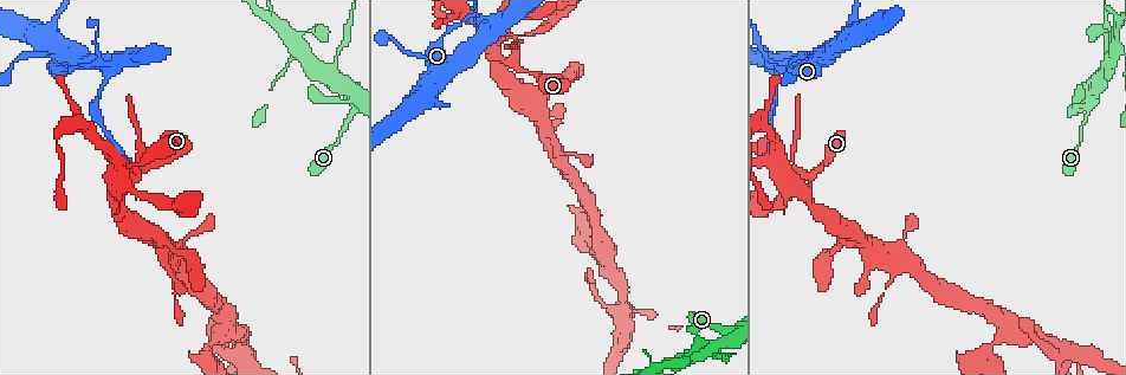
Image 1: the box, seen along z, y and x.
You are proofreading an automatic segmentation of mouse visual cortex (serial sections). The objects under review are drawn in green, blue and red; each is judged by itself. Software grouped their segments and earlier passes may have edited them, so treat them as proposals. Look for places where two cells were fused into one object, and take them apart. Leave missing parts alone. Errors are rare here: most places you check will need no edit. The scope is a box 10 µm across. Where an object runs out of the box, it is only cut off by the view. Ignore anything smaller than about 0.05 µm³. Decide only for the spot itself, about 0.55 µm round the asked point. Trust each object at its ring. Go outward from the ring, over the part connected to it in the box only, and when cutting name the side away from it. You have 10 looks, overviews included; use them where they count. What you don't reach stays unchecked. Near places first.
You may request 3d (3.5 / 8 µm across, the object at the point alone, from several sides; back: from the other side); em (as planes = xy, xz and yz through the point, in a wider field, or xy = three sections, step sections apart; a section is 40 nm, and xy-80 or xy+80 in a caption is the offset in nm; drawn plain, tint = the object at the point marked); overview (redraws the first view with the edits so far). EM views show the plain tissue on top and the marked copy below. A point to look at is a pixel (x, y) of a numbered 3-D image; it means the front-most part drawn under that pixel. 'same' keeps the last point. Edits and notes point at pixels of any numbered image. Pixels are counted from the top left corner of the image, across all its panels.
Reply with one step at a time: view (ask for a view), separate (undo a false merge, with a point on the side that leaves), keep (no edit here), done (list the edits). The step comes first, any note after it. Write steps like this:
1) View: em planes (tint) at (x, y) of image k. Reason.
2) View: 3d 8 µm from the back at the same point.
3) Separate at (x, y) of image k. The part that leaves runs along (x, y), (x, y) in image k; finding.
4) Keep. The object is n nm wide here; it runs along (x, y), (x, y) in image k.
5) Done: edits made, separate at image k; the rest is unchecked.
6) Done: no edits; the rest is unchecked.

View: 3d 8 µm at (345, 128) of image 1. Sharp bend.

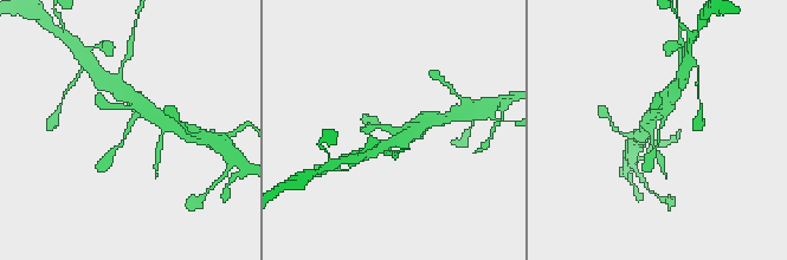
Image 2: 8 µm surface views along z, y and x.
View: em xy step 5 (tint) at the same point. The arms are 200, 250 nm wide; now the EM.

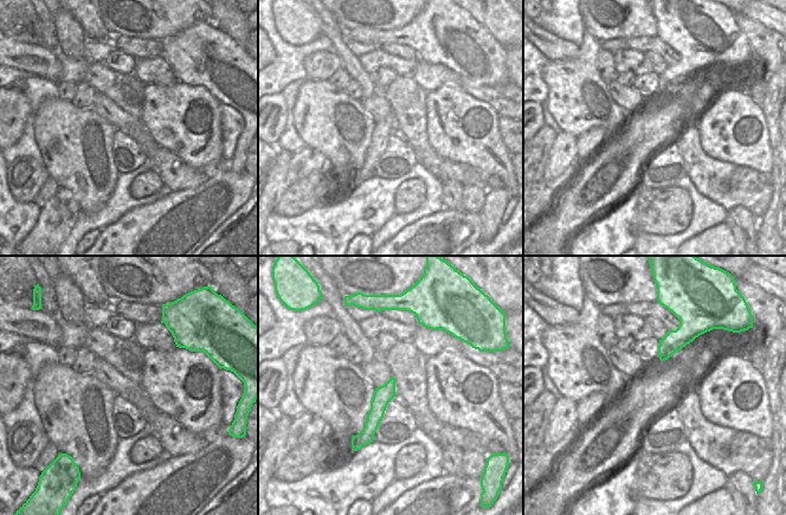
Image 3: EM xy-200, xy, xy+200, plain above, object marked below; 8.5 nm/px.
Keep. It runs along (392, 381), (371, 427), (358, 441) in image 3; continuous, no second cell.

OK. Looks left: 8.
View: 3d 3.5 µm at (477, 39) of image 1. Abrupt turn.

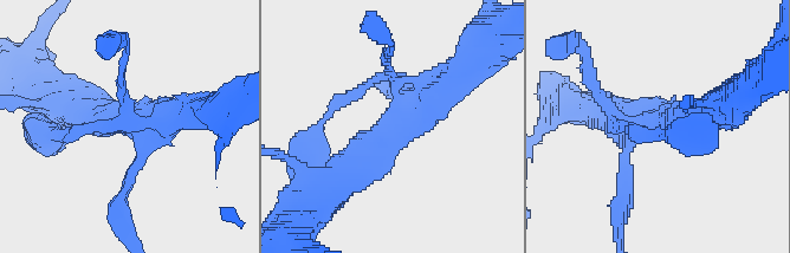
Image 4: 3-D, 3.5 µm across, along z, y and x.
View: em xy step 1 (tint) at (395, 117) of image 4. 4 arms meet here; the arms are 150, 150, 350, 400 nm wide; need the tissue.

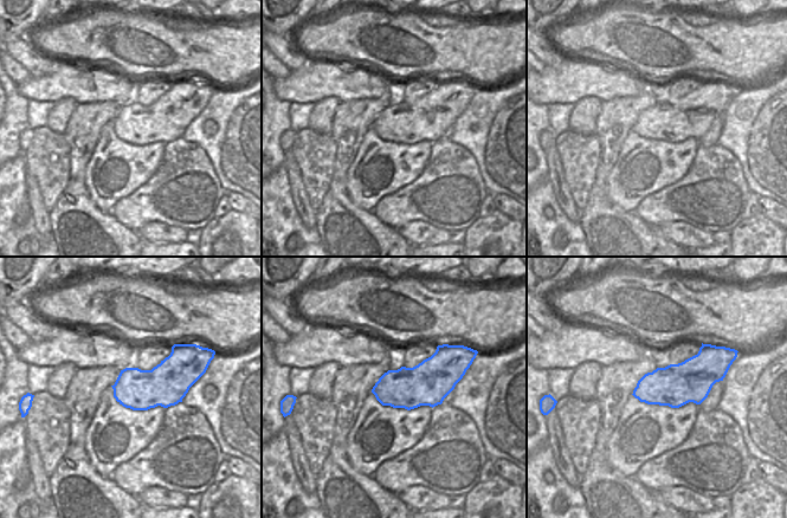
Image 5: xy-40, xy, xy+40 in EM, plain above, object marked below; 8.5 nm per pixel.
Keep. It runs along (343, 176), (457, 73) in image 4; one cell here.

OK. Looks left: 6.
View: 3d 8 µm at (499, 54) of image 1. Four-way junction.

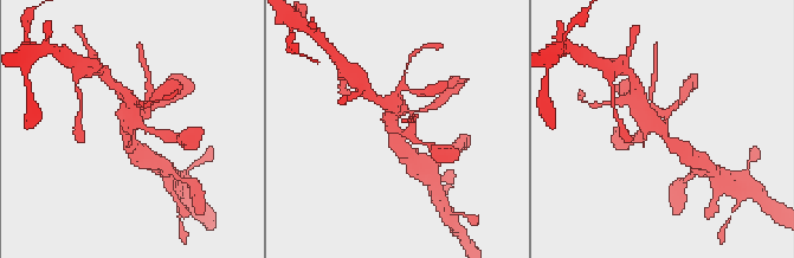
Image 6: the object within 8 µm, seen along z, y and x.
View: em xy step 5 (tint) at the same point.

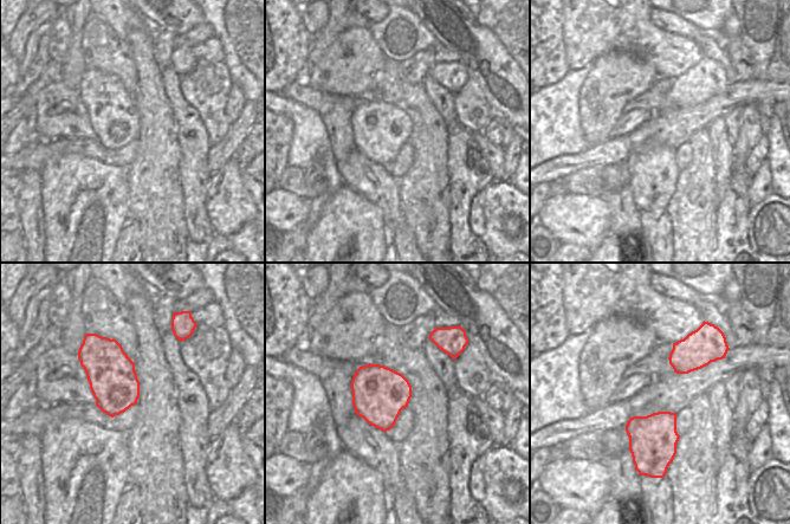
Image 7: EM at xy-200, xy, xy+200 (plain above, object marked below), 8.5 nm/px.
Keep. It runs along (153, 105), (130, 124), (135, 148) in image 6; all the same cell.

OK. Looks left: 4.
View: 3d 3.5 µm at (899, 259) of image 1. Calibre changes.

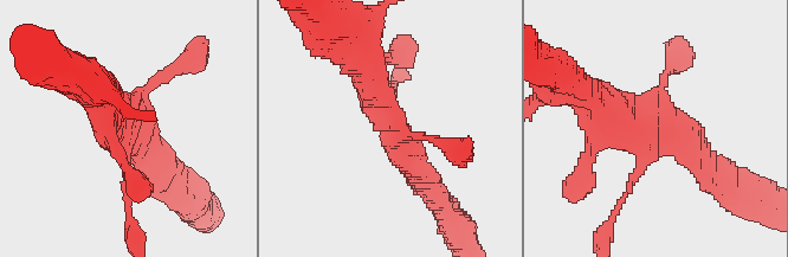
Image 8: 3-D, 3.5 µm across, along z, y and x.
View: em xy step 1 (tint) at (653, 131) of image 8. Now the EM.

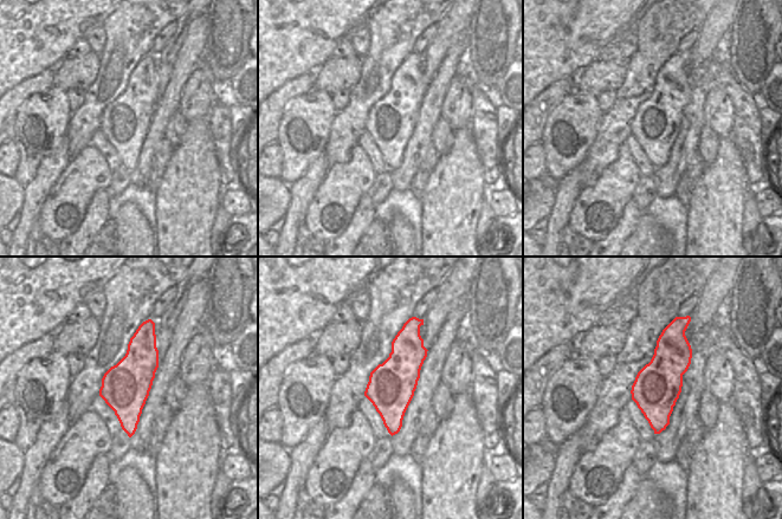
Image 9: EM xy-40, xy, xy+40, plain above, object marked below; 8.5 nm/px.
Keep. It runs along (368, 66), (389, 133), (430, 181) in image 8; continuous, no second cell.

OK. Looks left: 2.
Done: no edits; the rest is unchecked.

